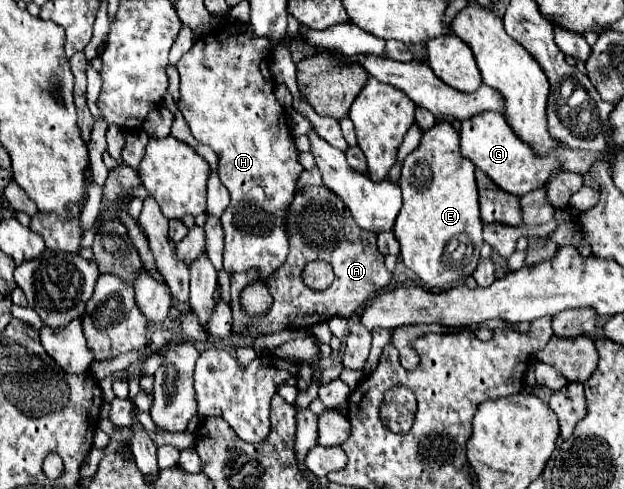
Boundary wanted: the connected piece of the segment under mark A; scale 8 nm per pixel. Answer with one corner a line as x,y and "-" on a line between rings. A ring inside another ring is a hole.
318,186
318,188
304,188
302,192
298,192
290,204
290,210
288,210
288,216
284,220
284,228
286,228
286,234
288,234
288,242
290,242
290,254
284,262
284,266
280,266
280,270
276,270
276,274
272,274
268,280
266,280
266,286
270,288
270,294
274,298
274,306
270,312
262,314
262,316
246,316
240,308
240,290
248,284
248,280
242,280
242,274
230,274
230,288
232,288
232,300
230,300
230,308
232,308
232,332
234,334
240,334
240,336
266,336
266,334
272,334
272,332
282,332
282,330
288,330
288,328
310,328
318,322
326,322
334,316
340,316
340,318
350,318
354,314
356,308
360,308
374,292
382,290
388,286
388,282
392,280
392,274
386,270
384,266
384,256
378,252
376,248
376,234
374,232
368,232
368,230
362,230
356,226
356,222
350,218
350,210
344,206
344,202
334,194
330,192
328,188
324,186
-
312,260
324,260
324,262
330,262
332,268
334,268
334,284
324,290
324,292
318,292
318,290
310,290
308,286
302,284
302,270
308,262

